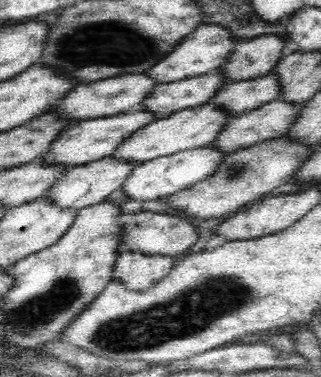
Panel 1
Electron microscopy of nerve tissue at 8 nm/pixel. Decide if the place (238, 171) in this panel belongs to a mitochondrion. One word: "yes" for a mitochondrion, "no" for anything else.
yes

